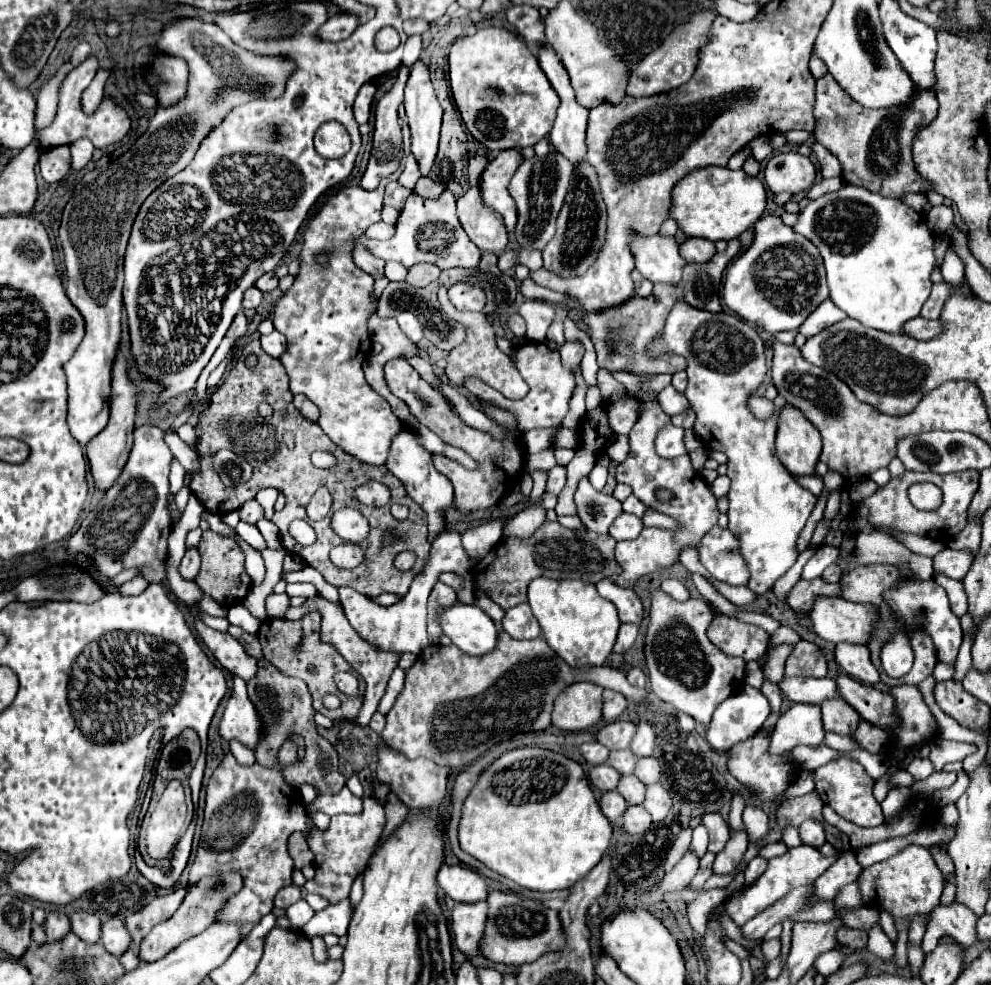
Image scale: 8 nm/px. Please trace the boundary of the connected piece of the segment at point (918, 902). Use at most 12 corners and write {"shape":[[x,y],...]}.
{"shape":[[909,845],[861,873],[869,907],[913,919],[939,905],[943,875]]}

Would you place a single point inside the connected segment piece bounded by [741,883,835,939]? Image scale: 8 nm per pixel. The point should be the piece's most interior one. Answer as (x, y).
(799, 905)

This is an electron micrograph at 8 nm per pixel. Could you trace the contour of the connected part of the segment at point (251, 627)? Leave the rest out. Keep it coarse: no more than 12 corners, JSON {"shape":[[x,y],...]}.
{"shape":[[242,604],[229,608],[227,619],[248,633],[258,634],[261,622]]}

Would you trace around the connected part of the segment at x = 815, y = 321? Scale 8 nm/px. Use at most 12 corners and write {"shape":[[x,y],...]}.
{"shape":[[827,299],[799,327],[813,337],[843,319],[845,313]]}

